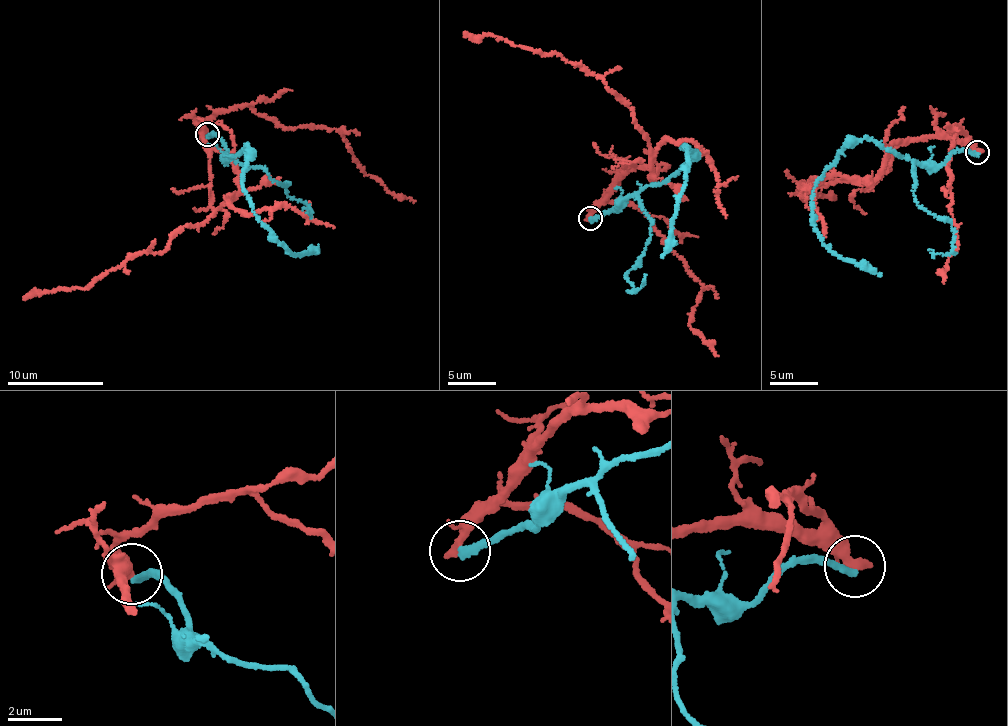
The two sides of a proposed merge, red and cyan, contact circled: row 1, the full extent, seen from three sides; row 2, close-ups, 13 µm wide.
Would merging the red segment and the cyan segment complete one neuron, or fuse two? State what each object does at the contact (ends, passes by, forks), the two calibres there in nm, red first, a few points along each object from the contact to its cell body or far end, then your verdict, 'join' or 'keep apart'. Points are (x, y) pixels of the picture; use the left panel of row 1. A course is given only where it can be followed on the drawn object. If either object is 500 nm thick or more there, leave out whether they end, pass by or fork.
red passes by | cyan ends | 280/260 nm | red via (208, 134), (239, 191), (166, 249), (134, 253), (82, 289), (23, 299) | cyan via (208, 134), (221, 138), (229, 159), (248, 147), (243, 183), (258, 222), (271, 236), (300, 255), (317, 252) | keep apart

